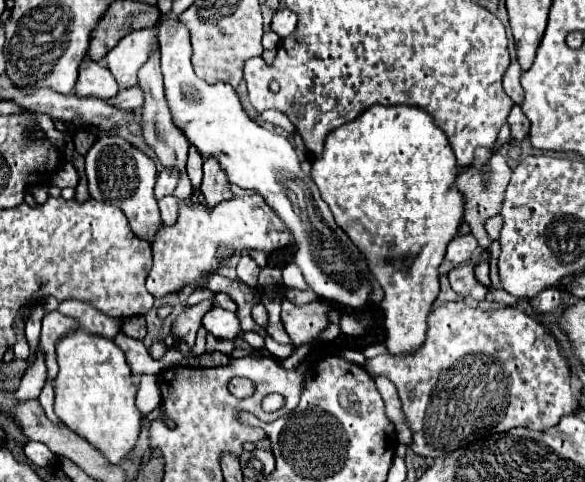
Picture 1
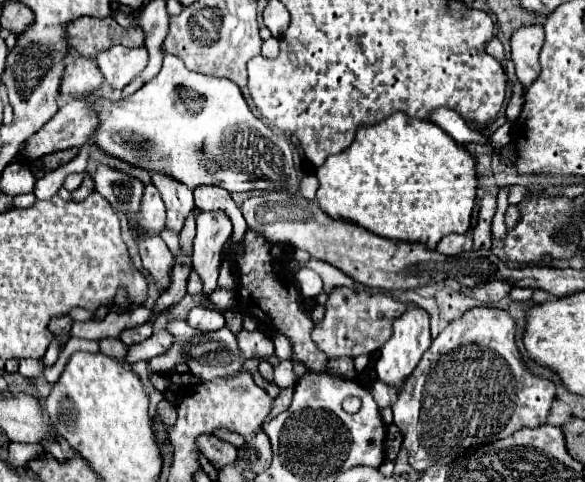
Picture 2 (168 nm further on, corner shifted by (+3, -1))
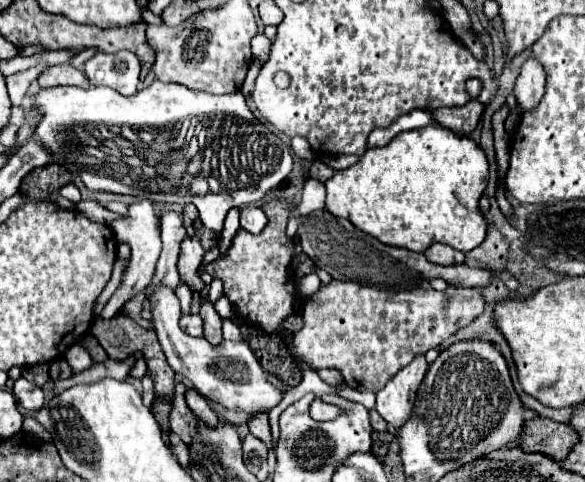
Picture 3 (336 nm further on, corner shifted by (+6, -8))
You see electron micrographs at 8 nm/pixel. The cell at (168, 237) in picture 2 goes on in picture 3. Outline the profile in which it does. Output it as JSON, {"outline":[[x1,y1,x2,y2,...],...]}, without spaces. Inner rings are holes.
{"outline":[[179,282,179,286,177,286,177,298,179,298,179,302,181,302,181,310,187,314,189,312,189,304,191,304,191,290,189,290,189,286,187,284,183,284,183,282]]}

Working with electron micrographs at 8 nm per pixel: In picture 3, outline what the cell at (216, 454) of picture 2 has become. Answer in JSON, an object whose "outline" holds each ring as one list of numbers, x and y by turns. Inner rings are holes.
{"outline":[[177,382,175,386,175,398,173,398,173,414,171,414,171,432,177,434,187,446,193,442,193,436,197,434,197,418,195,414,187,408,185,404,185,384,183,382]]}

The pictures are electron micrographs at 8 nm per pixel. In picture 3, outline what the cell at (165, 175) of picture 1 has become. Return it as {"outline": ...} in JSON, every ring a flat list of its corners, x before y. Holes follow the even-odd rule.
{"outline":[[139,200,135,204,129,206,129,214,125,218,117,218,111,222,111,230,115,232,115,238,121,242,121,244,127,244,131,248,131,260,129,260,129,266,125,270,125,276,123,276,123,282,121,286,117,288,117,292,111,296,111,300,105,304,103,312,101,312,101,318,113,318,123,306,127,300,131,300,137,292,145,290,147,284,151,282,153,278,153,272,155,272,155,264,159,260,159,252,161,252,161,238,159,238,159,218,155,214,155,202,151,200]]}

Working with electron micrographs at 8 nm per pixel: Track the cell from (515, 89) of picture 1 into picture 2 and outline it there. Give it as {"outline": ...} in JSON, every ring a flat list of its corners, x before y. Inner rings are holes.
{"outline":[[492,37,492,41,488,41,486,51,488,51,492,57,496,57,500,63,504,63,506,55,504,55,504,49,502,49,502,43,498,41,498,37]]}

